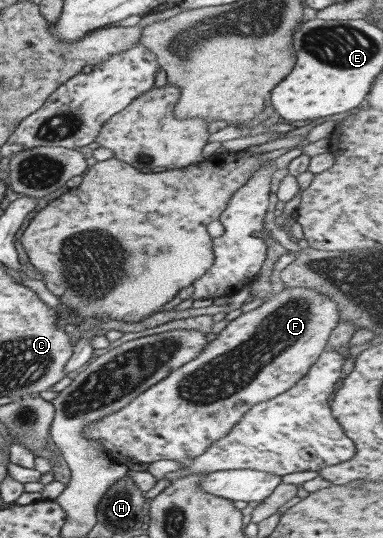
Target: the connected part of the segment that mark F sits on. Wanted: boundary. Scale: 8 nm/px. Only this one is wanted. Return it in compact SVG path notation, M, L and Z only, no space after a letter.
M286 287L278 294L273 294L268 297L263 304L260 304L258 308L250 310L250 312L244 312L244 314L234 318L234 320L228 322L227 326L224 326L223 330L217 334L211 342L205 344L202 348L202 353L191 362L172 370L166 379L160 380L146 388L144 392L140 392L136 398L132 398L126 406L122 406L120 410L112 412L112 414L106 414L102 420L94 420L90 422L88 427L85 427L83 436L91 438L91 440L97 440L99 446L104 447L106 455L116 459L116 461L134 460L138 462L150 463L156 462L156 460L175 460L175 461L189 461L197 456L200 456L206 447L212 442L218 440L222 436L225 436L230 428L246 413L250 410L250 407L256 403L261 403L264 400L274 398L274 396L286 391L286 389L294 386L294 383L298 381L302 376L306 375L306 372L310 369L310 366L319 358L319 355L324 351L325 345L329 340L330 334L334 331L336 325L339 324L339 311L336 302L333 302L330 297L319 294L314 289L306 287Z

